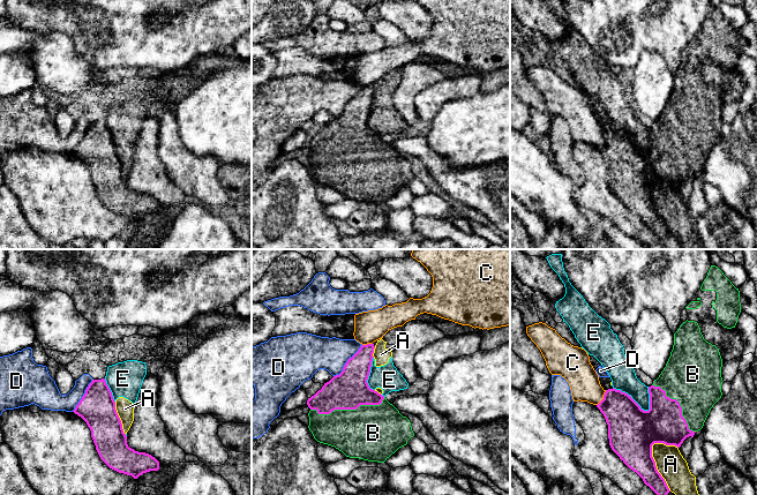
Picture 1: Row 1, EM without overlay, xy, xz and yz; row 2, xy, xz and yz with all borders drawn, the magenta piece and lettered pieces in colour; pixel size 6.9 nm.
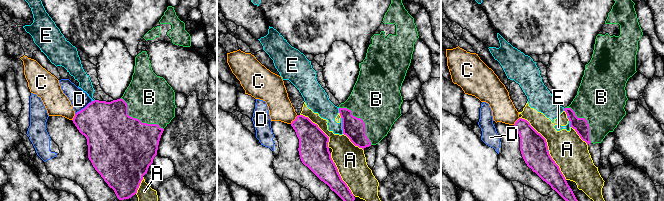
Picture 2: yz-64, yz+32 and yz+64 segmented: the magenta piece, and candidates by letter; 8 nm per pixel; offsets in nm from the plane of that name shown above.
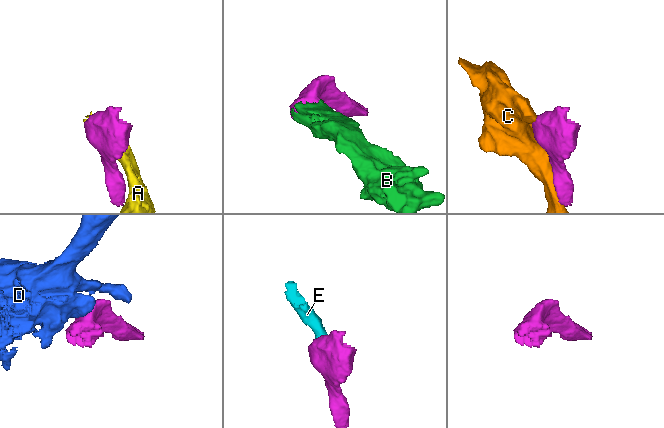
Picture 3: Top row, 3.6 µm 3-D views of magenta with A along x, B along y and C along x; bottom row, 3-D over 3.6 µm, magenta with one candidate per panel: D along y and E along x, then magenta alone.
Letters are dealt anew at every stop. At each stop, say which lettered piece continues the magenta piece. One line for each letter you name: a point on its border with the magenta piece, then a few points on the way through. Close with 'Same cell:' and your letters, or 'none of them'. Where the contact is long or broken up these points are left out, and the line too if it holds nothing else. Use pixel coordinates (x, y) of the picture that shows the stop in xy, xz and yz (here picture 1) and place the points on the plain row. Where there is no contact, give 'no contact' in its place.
B: meets magenta in xz at (347, 150)
Same cell: B

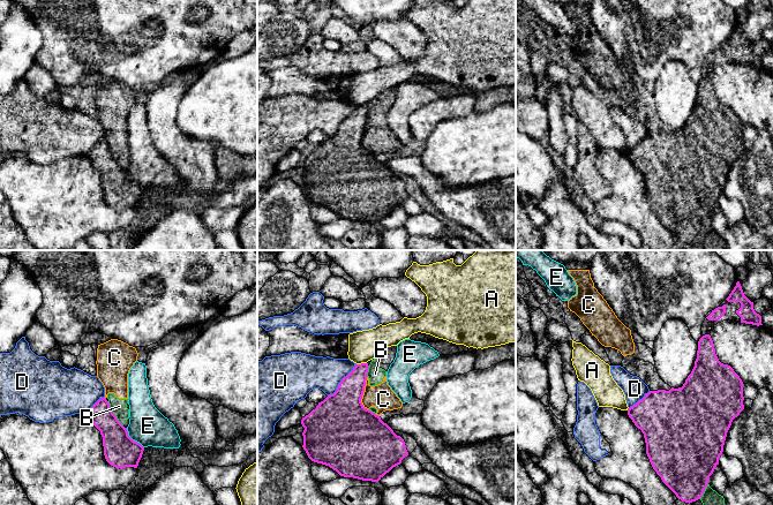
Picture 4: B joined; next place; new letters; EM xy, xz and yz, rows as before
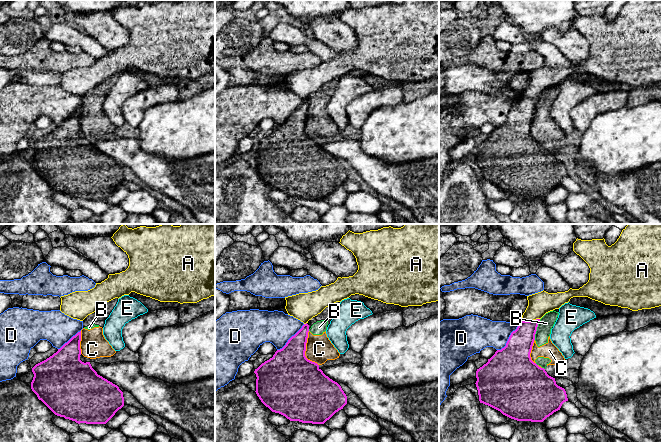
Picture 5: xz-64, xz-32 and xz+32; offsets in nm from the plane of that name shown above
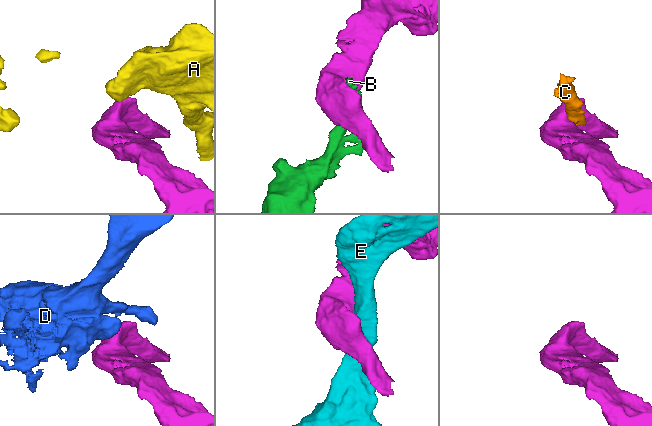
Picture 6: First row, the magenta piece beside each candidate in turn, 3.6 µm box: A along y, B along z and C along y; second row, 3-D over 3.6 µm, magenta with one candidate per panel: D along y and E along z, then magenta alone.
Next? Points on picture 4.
Same cell: none of them

